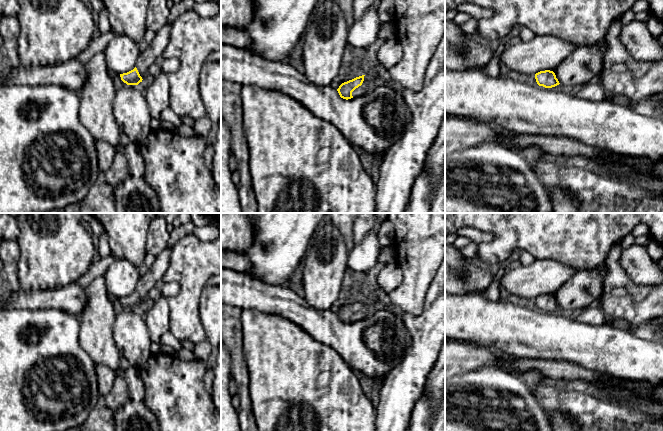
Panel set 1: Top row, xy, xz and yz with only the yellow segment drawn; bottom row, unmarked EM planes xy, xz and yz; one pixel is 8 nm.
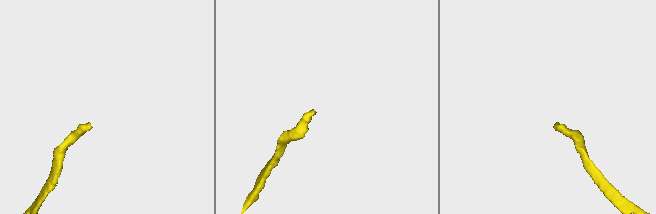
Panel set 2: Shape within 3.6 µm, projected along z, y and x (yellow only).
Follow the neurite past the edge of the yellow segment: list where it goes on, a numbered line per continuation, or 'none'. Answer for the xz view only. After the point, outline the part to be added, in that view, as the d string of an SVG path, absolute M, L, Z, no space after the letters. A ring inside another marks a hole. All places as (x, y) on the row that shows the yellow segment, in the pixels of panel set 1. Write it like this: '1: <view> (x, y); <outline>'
1: xz (368, 82); M365 75L362 85L359 86L358 88L356 88L352 92L352 96L355 97L355 98L359 97L359 96L363 96L364 94L366 94L368 91L371 90L373 85L374 85L373 78L371 76L369 76L369 75Z

